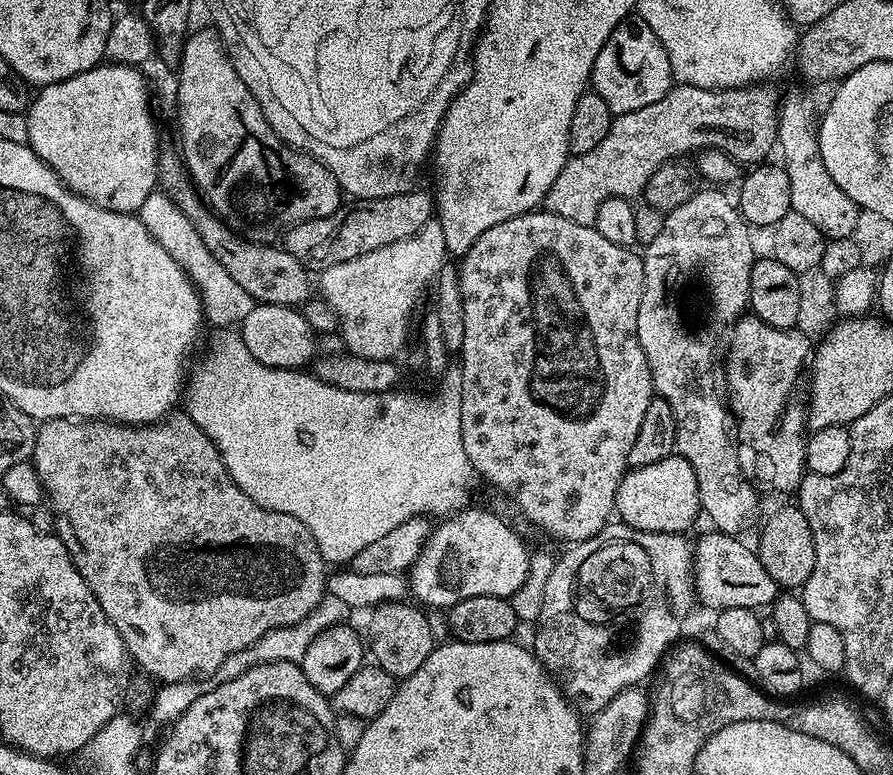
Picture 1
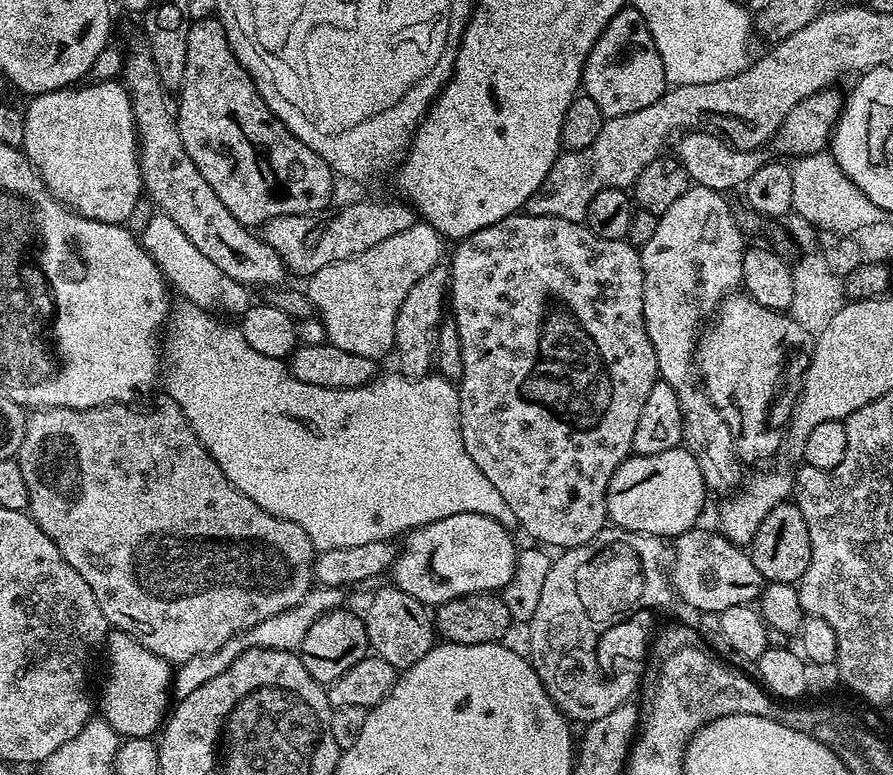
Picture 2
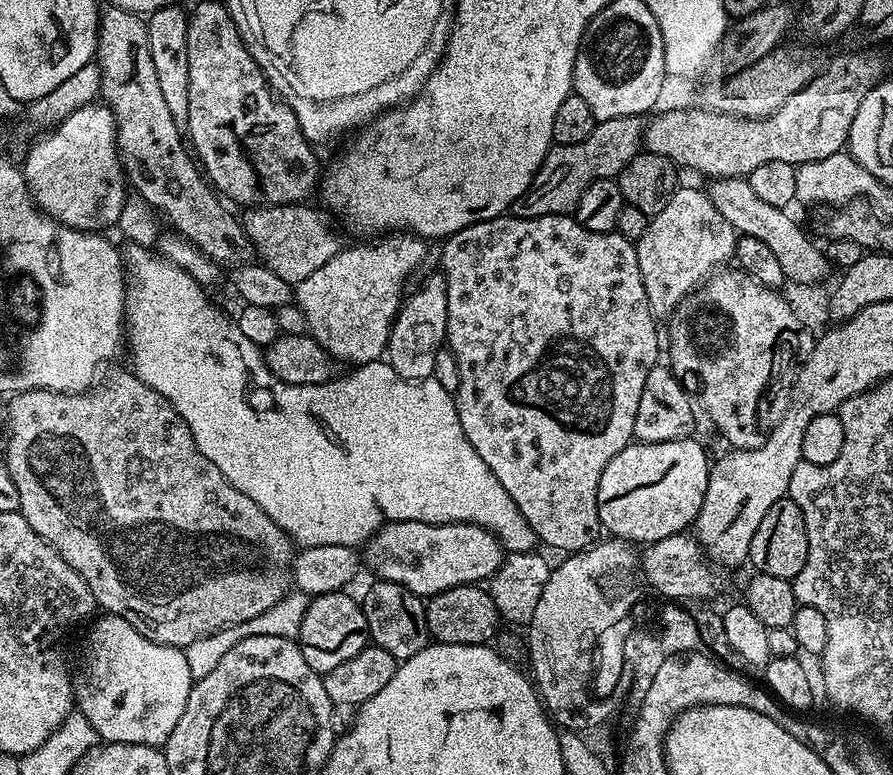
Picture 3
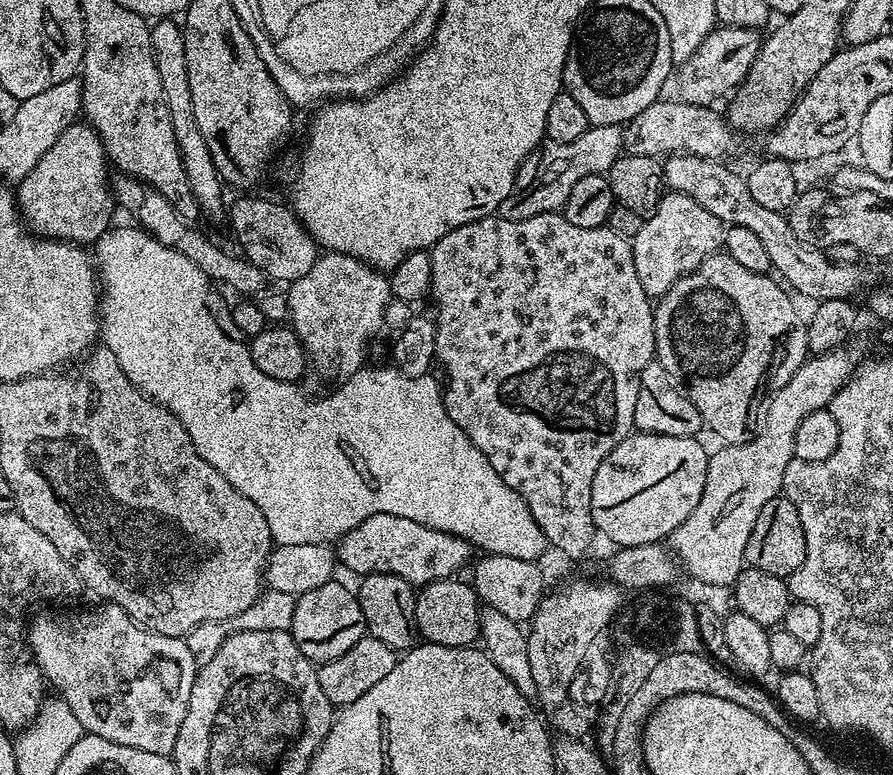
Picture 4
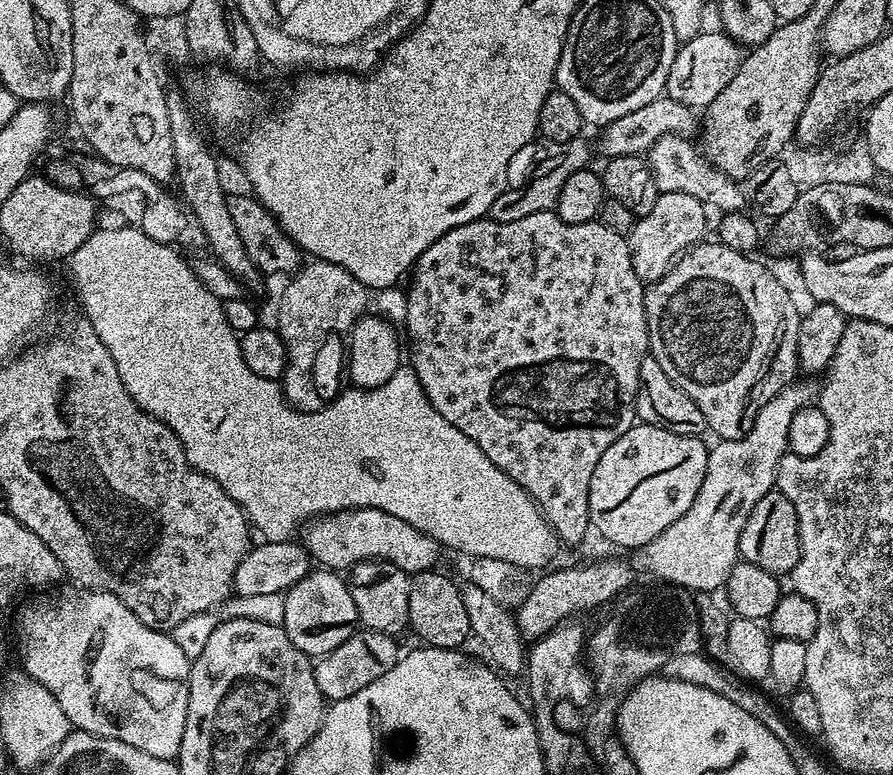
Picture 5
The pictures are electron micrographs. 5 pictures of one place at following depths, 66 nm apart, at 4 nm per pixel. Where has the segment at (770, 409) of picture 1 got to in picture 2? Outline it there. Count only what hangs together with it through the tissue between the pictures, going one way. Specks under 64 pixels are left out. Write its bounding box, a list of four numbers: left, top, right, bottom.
[694,294,806,465]

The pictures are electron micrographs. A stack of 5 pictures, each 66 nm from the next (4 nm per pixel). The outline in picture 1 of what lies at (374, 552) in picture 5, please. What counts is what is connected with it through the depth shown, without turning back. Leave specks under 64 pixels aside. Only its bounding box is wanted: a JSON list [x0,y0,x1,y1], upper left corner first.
[410,506,529,610]

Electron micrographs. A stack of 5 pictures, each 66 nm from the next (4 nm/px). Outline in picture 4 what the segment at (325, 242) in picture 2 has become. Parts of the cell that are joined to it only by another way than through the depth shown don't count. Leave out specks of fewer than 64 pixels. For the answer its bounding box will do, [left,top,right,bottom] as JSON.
[228,195,318,284]

